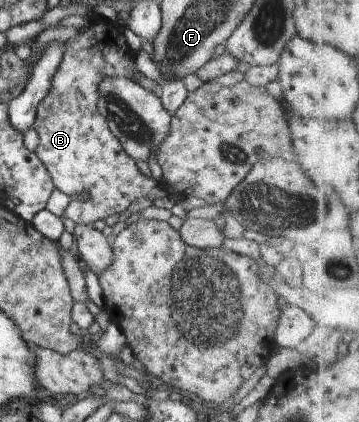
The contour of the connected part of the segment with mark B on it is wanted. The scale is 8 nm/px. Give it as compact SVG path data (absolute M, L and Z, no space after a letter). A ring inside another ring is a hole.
M98 17L93 18L89 24L76 32L75 37L62 42L62 47L64 47L62 59L52 75L48 93L36 106L32 128L38 136L38 145L34 150L38 161L44 164L53 187L65 195L71 196L63 217L73 221L75 225L90 226L94 221L104 219L108 215L121 215L132 202L141 197L147 197L154 201L162 194L162 191L161 184L153 178L148 179L142 175L136 167L135 161L124 153L120 142L112 135L96 107L102 77L124 77L128 81L135 82L139 76L142 76L135 68L134 54L122 35L122 27L117 23L113 24ZM82 191L87 193L84 201L72 198Z

